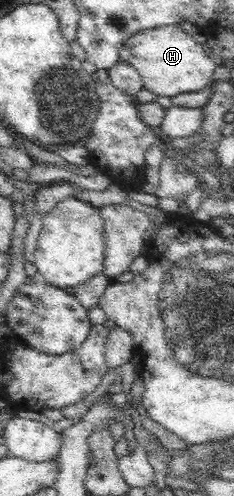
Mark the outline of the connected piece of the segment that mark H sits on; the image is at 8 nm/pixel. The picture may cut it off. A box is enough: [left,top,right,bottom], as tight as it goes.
[128,26,217,97]

